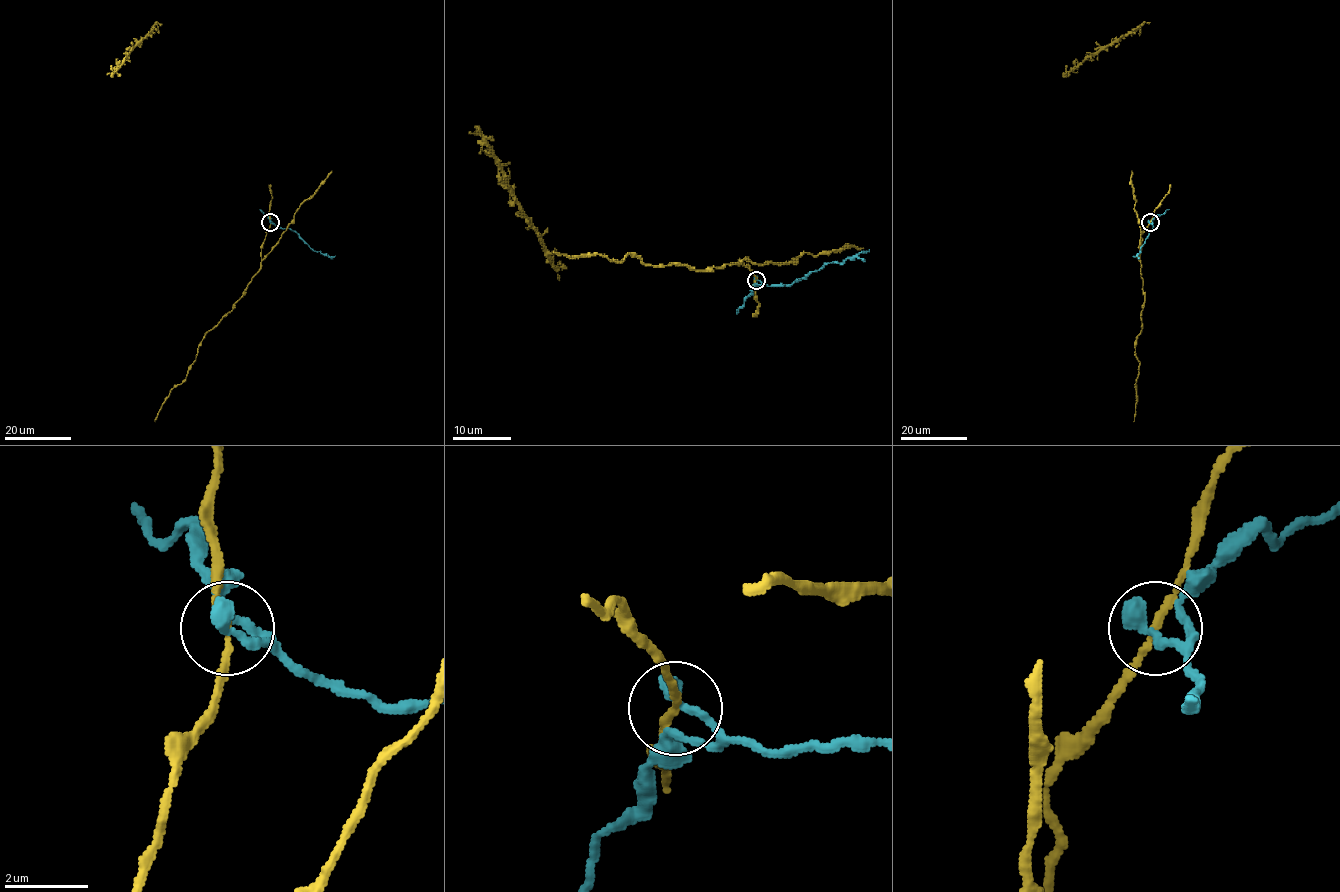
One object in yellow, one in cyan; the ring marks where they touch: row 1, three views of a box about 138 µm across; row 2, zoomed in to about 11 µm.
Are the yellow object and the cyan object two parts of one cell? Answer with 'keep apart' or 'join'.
keep apart

